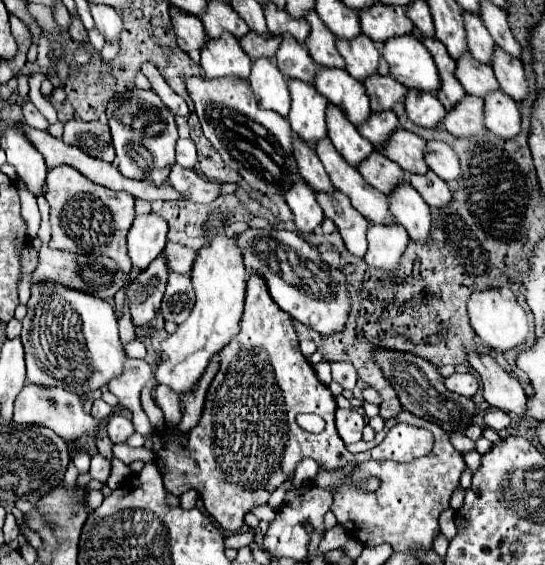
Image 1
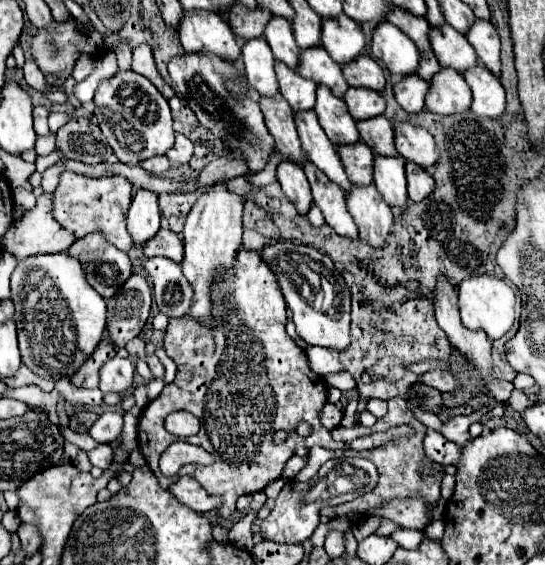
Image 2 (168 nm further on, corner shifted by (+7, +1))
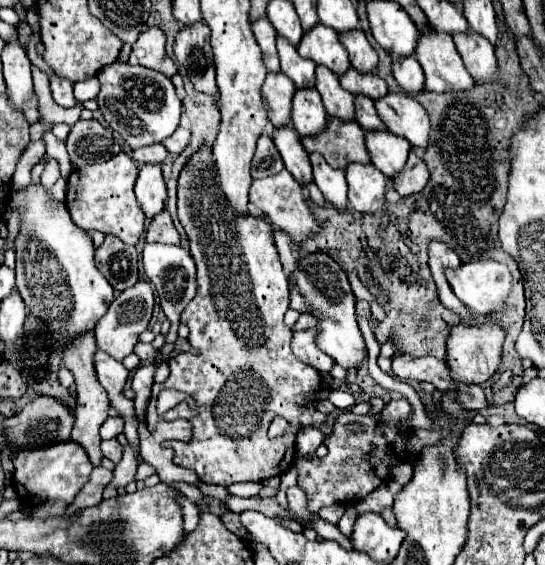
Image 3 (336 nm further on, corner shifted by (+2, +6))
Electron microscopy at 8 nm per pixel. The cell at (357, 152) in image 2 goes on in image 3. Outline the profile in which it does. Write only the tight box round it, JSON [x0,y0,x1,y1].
[302,119,370,169]

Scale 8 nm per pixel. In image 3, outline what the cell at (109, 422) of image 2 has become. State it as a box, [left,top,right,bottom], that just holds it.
[100,417,124,439]

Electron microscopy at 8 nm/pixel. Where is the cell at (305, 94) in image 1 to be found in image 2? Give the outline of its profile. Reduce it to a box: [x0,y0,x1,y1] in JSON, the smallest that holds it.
[275,62,317,112]

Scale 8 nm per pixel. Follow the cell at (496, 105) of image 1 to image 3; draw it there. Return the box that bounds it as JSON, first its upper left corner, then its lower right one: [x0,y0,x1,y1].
[452,31,498,83]

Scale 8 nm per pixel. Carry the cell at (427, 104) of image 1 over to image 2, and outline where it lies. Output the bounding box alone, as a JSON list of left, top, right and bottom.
[395,74,429,114]

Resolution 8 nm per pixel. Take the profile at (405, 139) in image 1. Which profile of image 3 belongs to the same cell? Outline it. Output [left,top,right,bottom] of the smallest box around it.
[356,97,386,131]

